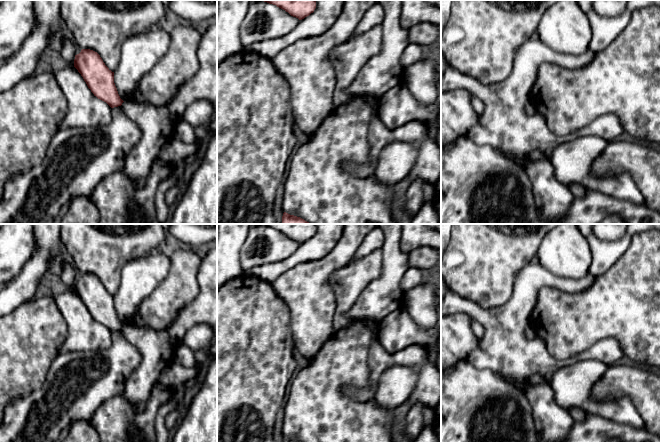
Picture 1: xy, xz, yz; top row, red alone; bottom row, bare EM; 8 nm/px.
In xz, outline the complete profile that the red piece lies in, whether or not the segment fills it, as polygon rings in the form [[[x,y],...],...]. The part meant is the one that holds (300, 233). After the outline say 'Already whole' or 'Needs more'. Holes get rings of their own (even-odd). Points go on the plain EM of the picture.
[[[261,224],[285,234],[291,240],[304,243],[314,236],[316,232],[315,224]]]. Already whole

